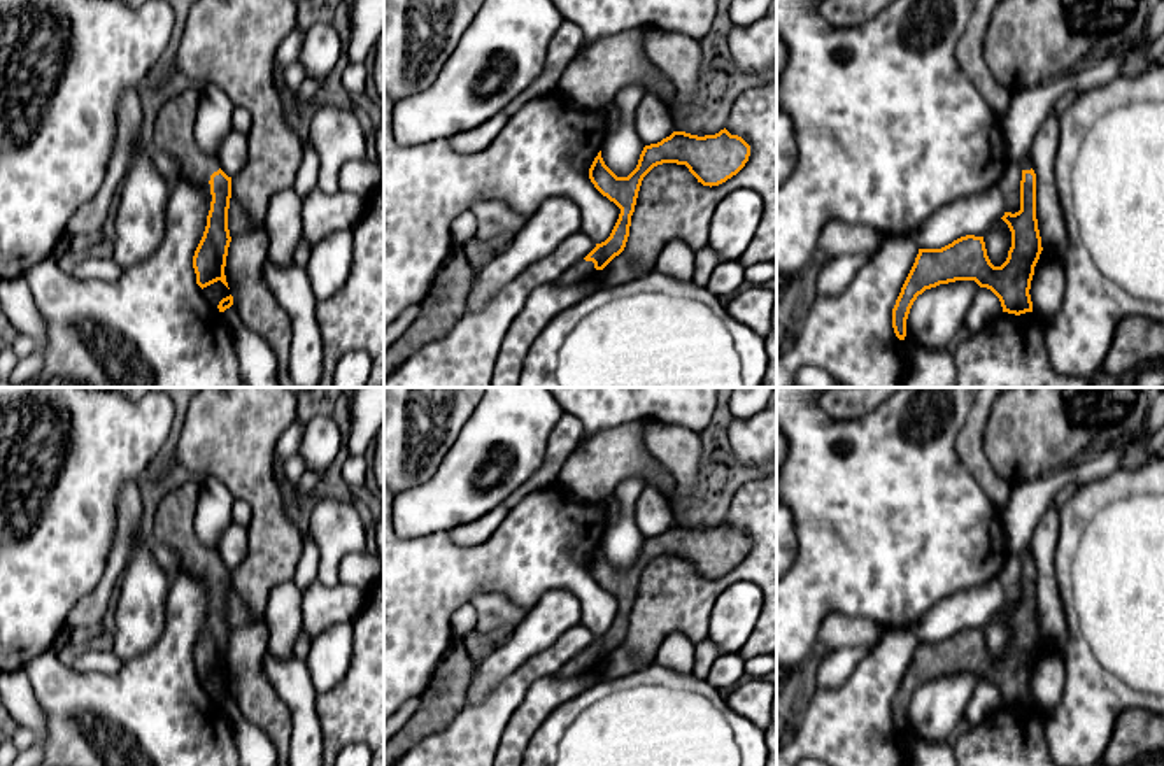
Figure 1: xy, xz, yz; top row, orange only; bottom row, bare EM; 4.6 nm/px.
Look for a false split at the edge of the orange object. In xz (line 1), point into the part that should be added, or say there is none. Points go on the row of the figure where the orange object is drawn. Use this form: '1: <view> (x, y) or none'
1: xz (582, 269)

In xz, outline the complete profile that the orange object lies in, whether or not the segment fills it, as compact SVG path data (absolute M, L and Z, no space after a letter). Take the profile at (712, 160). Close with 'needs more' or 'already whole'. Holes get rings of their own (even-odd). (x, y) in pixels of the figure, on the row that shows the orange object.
M726 128L705 137L673 131L661 142L645 145L636 168L628 177L617 177L605 165L600 151L589 168L589 179L603 196L621 209L621 214L610 237L596 244L584 259L568 268L556 282L577 282L589 277L624 251L642 181L654 167L663 163L685 165L698 182L712 188L736 175L749 156L750 145Z; needs more

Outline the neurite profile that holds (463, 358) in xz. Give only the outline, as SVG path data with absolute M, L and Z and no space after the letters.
M578 231L550 254L531 263L498 289L480 309L468 310L452 330L414 352L384 379L384 387L491 387L505 333L540 284L556 282L584 259L596 242Z

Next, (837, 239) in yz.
M829 221L819 235L819 258L875 254L885 237L871 226Z

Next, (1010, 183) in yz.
M1008 163L997 184L1004 198L1006 212L1015 214L1020 210L1020 181L1022 181L1022 165Z

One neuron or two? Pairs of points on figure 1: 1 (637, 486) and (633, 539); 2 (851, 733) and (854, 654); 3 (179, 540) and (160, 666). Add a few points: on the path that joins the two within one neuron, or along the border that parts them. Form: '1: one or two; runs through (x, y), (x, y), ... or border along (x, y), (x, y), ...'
1: one; runs through (628, 498), (626, 526)
2: two; border along (873, 647), (837, 687), (819, 689)
3: two; border along (179, 570), (195, 574), (204, 582), (209, 596)

